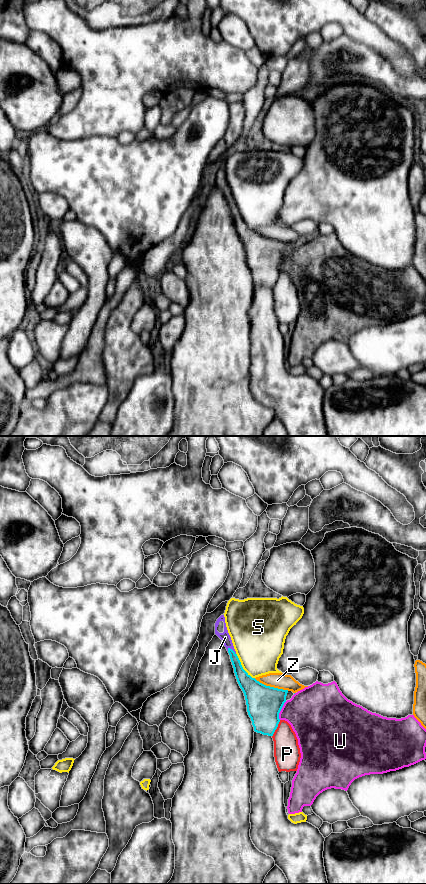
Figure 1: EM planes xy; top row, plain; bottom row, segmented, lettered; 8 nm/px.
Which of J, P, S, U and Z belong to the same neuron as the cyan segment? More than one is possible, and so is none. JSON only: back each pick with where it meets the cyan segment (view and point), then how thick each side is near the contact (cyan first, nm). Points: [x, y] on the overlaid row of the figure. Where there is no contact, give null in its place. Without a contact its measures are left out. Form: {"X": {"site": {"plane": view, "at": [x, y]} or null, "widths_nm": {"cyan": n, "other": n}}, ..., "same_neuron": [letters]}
{"J": {"site": {"plane": "xy", "at": [232, 650]}, "widths_nm": {"cyan": 110, "other": 80}}, "same_neuron": ["J"]}

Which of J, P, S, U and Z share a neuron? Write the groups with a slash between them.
J / P / S / U / Z

